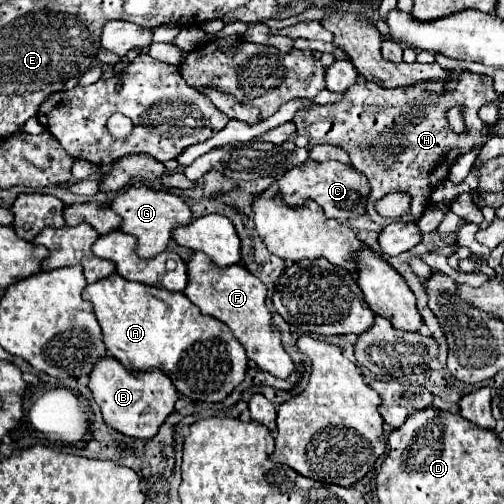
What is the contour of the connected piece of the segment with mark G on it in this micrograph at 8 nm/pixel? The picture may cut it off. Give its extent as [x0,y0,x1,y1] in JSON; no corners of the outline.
[110,183,192,257]

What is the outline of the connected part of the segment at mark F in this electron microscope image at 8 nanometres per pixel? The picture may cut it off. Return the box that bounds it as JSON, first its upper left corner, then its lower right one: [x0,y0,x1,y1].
[184,251,294,379]

